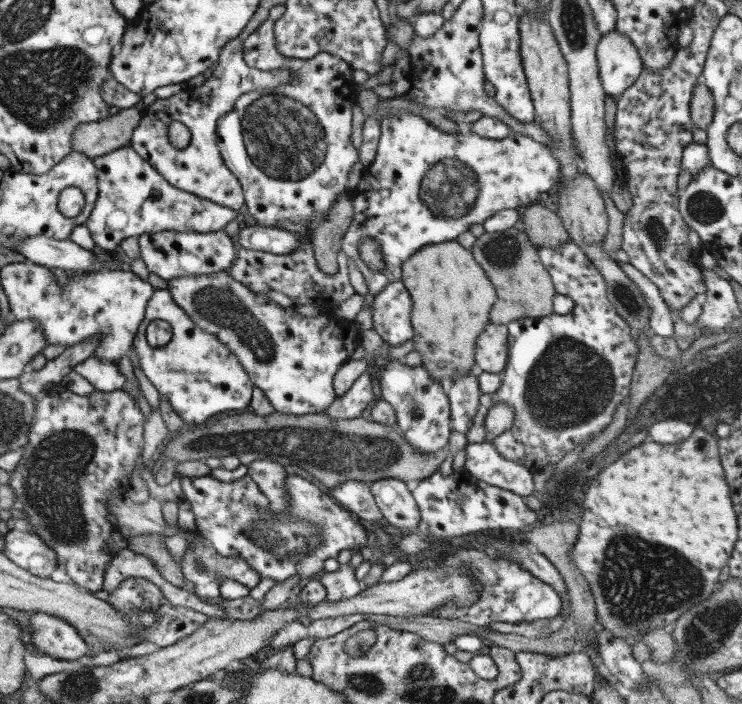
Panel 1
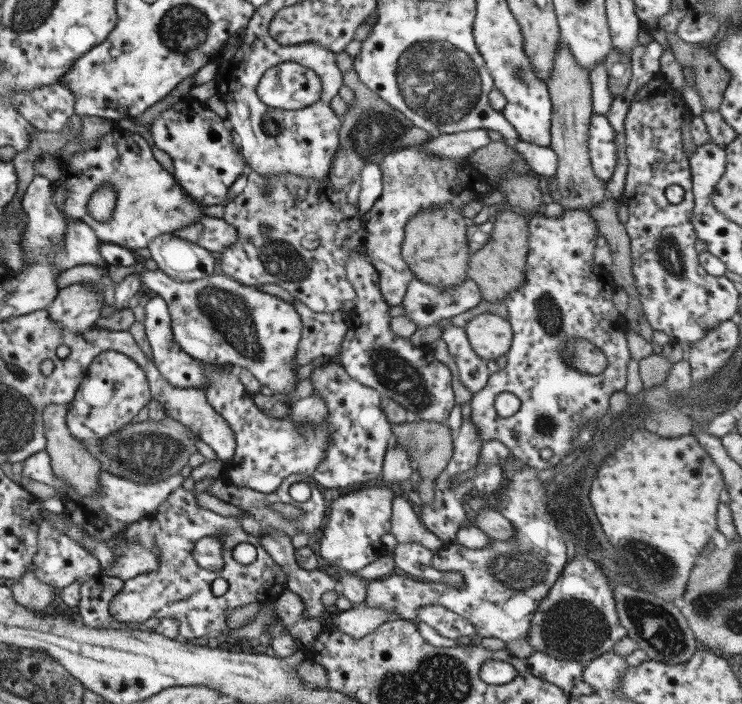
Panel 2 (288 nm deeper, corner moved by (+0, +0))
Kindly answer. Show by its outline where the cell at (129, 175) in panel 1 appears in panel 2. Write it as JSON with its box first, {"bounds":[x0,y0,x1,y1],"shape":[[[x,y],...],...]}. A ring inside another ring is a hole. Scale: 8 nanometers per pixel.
{"bounds":[61,128,207,250],"shape":[[[117,128],[103,136],[93,150],[75,154],[69,164],[61,166],[61,172],[61,184],[65,184],[65,192],[69,192],[65,212],[85,222],[99,238],[99,244],[117,244],[127,250],[147,248],[155,236],[173,234],[175,230],[183,230],[207,218],[199,206],[201,202],[183,192],[177,186],[175,176],[155,162],[143,136],[133,136],[133,132],[127,132],[125,128]],[[101,188],[111,188],[117,194],[113,214],[105,222],[95,220],[87,210],[91,194]]]}

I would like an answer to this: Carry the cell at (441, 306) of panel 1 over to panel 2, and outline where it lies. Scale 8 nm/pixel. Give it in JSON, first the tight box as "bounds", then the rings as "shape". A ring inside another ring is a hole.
{"bounds":[401,208,469,294],"shape":[[[455,208],[443,210],[427,210],[413,216],[405,230],[405,240],[401,244],[401,258],[413,272],[415,280],[437,288],[441,294],[447,294],[459,288],[465,280],[469,280],[469,244],[467,244],[467,220]]]}

